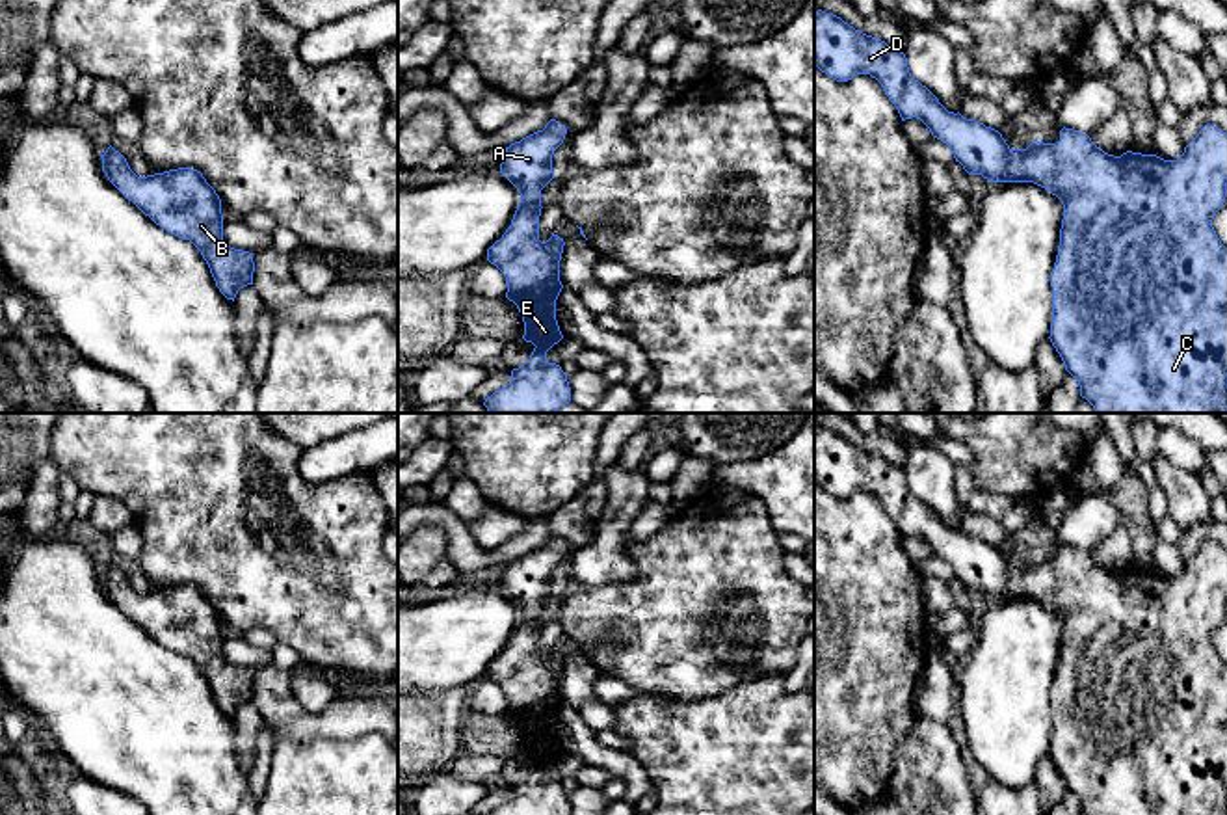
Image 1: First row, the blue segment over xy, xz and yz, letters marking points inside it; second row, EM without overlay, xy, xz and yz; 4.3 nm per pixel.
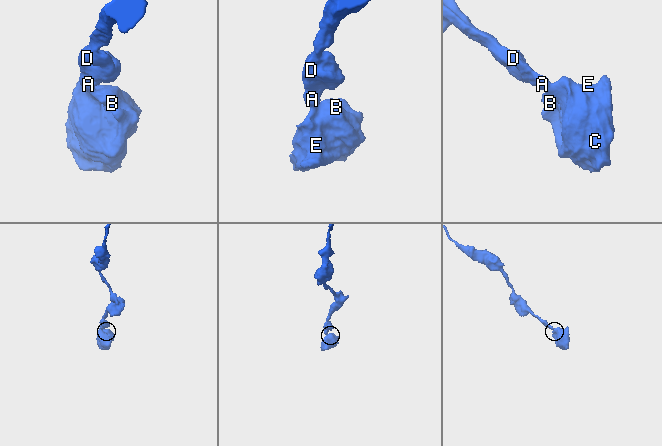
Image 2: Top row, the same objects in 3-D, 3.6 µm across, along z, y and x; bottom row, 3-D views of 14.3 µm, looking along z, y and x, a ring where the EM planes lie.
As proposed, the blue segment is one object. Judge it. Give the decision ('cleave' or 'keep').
keep

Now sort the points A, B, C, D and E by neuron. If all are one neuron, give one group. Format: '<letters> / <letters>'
A B C D E

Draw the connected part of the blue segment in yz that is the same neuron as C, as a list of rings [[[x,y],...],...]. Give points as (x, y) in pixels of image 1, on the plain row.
[[[822,426],[814,430],[814,482],[837,499],[848,499],[857,491],[870,491],[876,495],[889,517],[896,523],[902,538],[911,534],[920,536],[933,554],[950,564],[956,579],[959,579],[969,592],[982,592],[989,599],[1034,599],[1062,618],[1063,636],[1060,662],[1050,692],[1052,741],[1049,755],[1060,770],[1065,787],[1078,798],[1082,815],[1227,815],[1227,664],[1212,644],[1212,636],[1227,614],[1227,549],[1214,541],[1205,541],[1177,577],[1164,577],[1156,571],[1132,568],[1114,573],[1099,566],[1088,551],[1065,543],[1060,547],[1060,556],[1056,560],[1034,556],[1026,566],[1011,566],[998,547],[980,538],[967,536],[959,528],[948,528],[926,502],[911,493],[904,469],[877,454],[855,447],[840,434]]]

